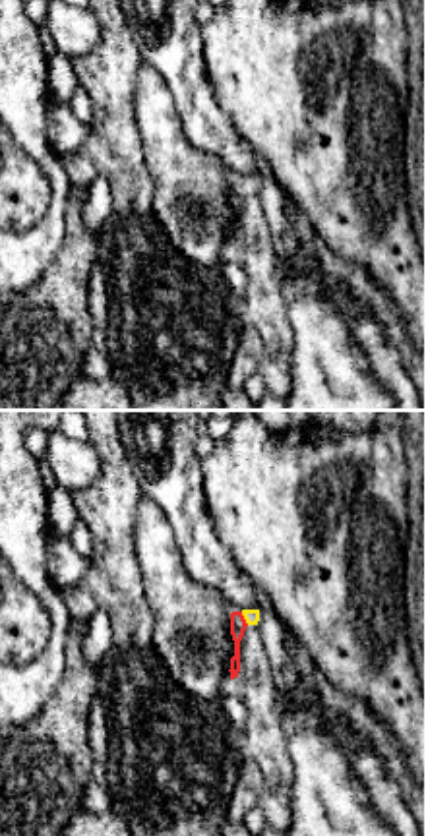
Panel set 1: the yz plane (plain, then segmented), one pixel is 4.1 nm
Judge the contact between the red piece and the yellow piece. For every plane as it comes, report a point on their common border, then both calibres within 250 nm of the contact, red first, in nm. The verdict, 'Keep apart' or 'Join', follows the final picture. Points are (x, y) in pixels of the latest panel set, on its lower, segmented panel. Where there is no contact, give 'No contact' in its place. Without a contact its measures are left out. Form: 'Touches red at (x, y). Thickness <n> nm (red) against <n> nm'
Touches red at (243, 618). Thickness 70 nm (red) against 60 nm

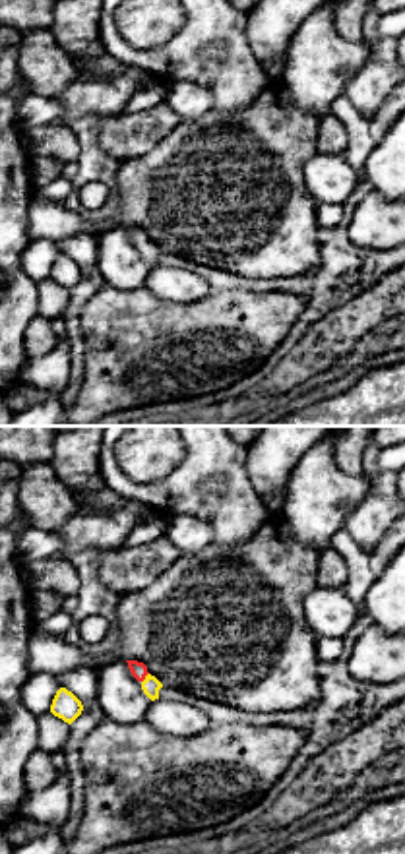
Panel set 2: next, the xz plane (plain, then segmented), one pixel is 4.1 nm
Touches red at (144, 678). Thickness 70 nm (red) against 70 nm

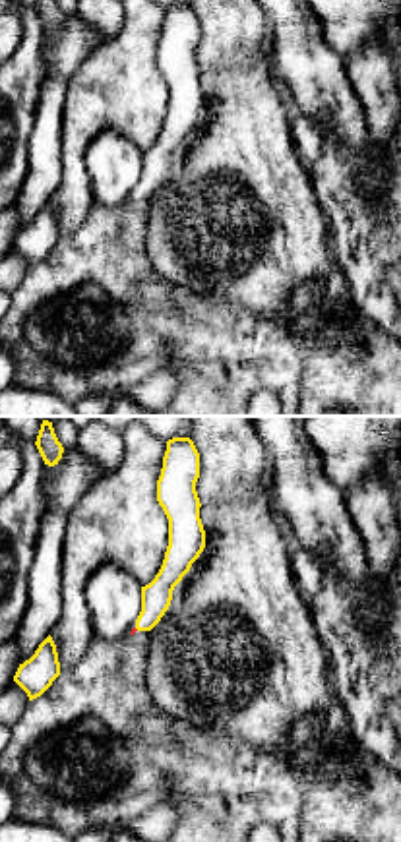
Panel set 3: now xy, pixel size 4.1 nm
No contact

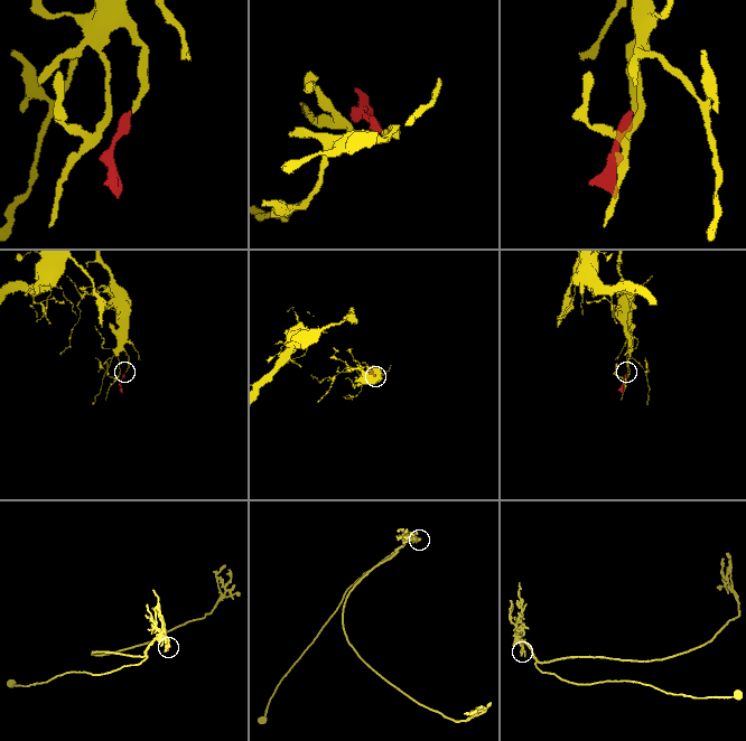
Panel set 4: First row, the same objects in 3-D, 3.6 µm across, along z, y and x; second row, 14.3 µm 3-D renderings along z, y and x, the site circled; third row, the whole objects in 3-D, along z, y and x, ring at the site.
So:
Join

